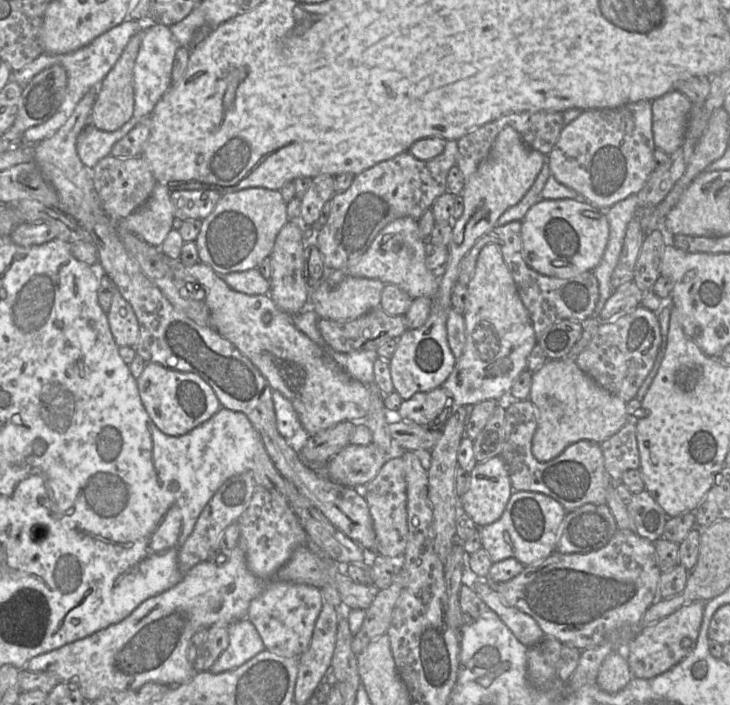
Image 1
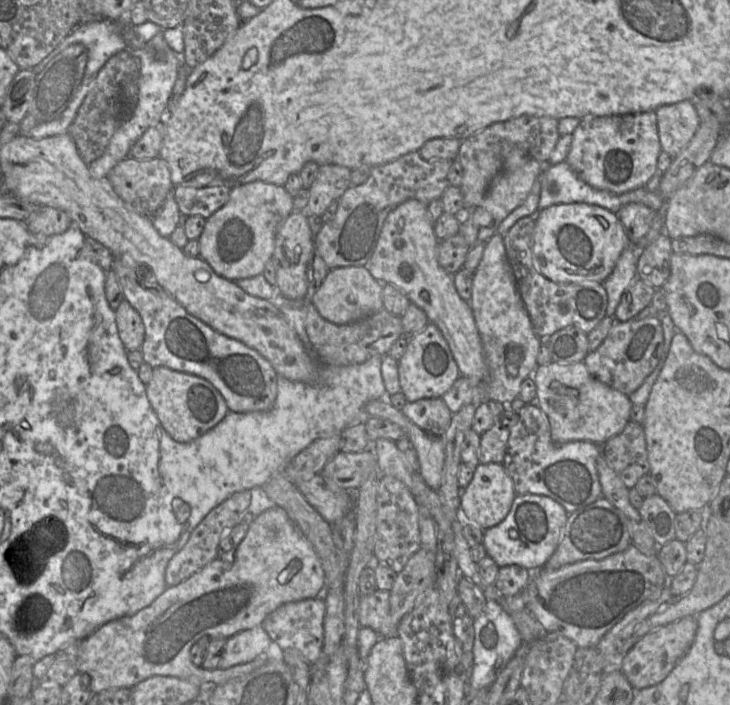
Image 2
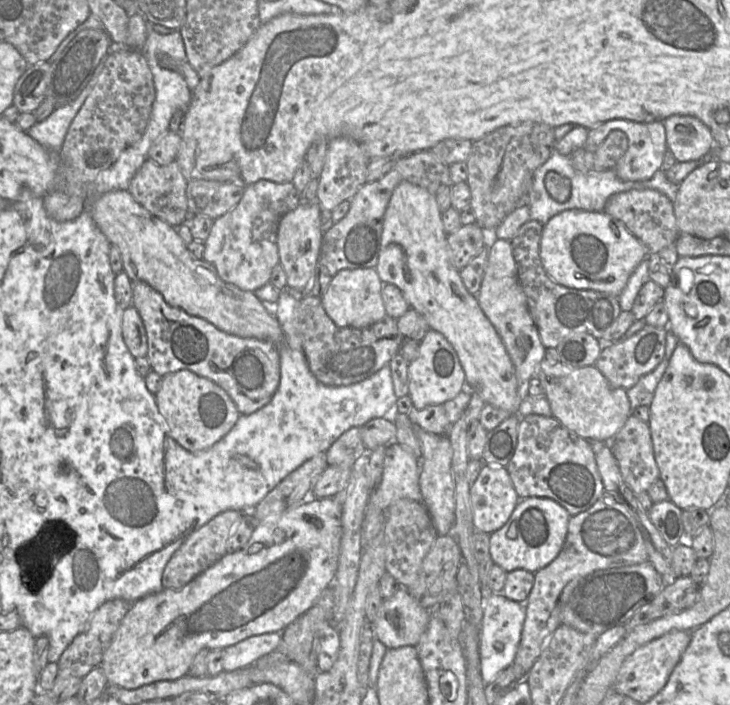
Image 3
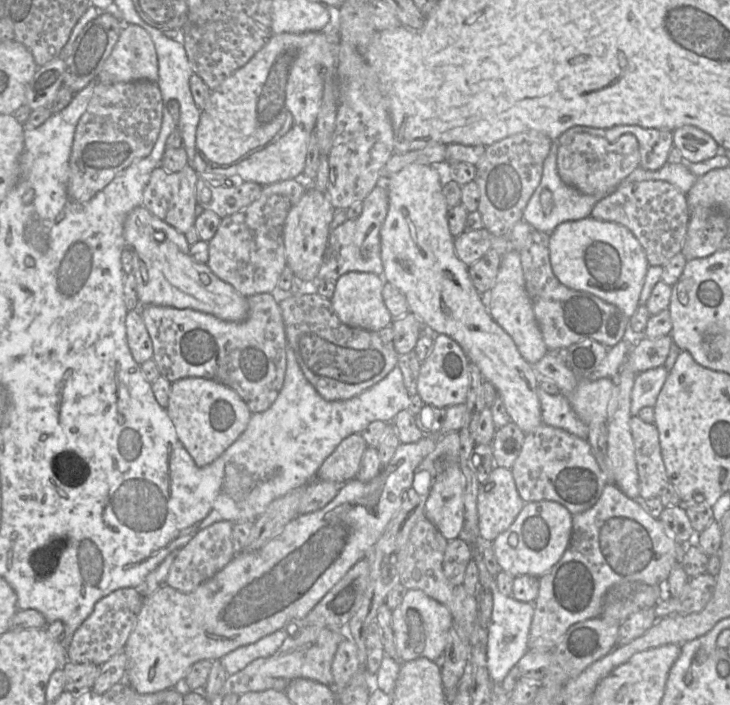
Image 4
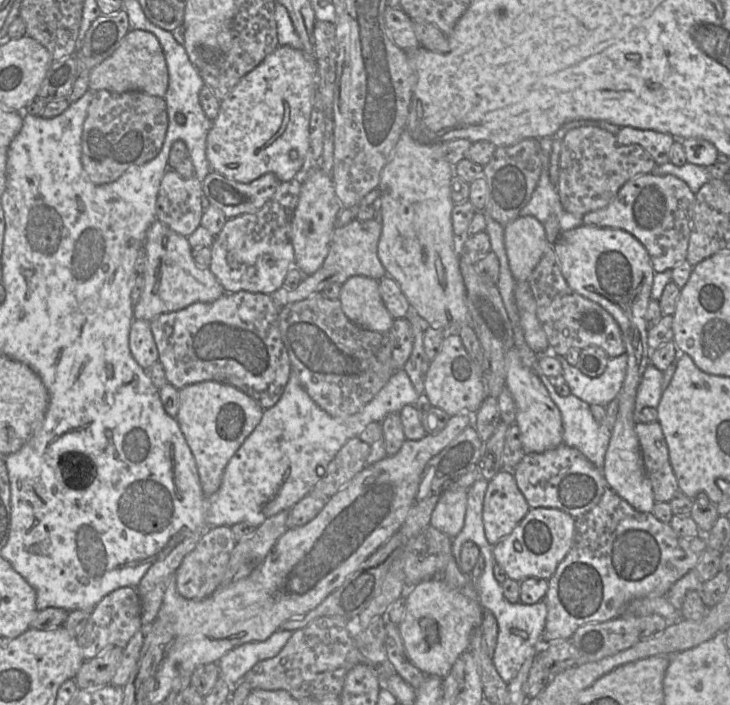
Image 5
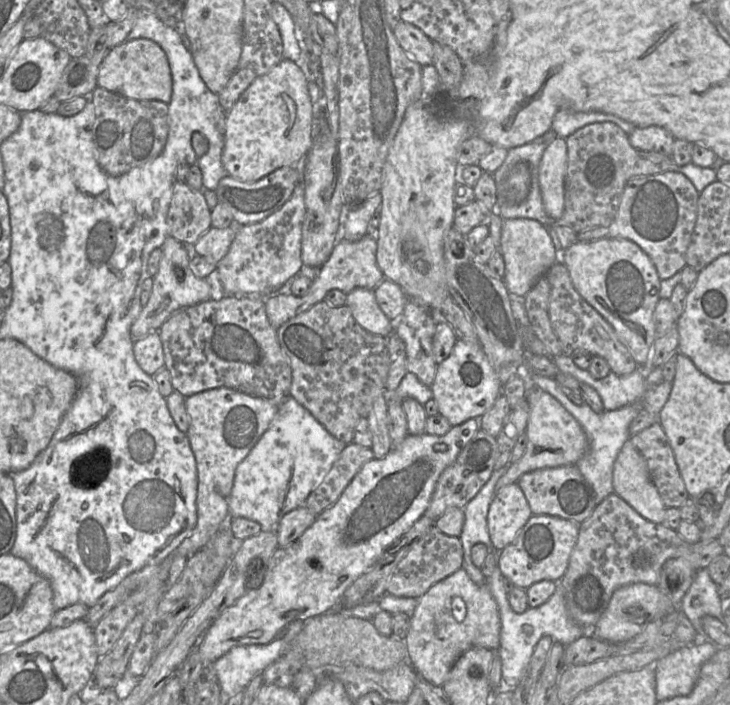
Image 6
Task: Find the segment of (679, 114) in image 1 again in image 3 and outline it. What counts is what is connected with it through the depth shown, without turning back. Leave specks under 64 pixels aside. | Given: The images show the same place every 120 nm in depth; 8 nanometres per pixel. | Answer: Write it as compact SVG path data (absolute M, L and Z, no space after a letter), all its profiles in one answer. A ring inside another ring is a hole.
M672 115L663 121L668 150L678 162L697 161L713 152L714 138L698 118Z

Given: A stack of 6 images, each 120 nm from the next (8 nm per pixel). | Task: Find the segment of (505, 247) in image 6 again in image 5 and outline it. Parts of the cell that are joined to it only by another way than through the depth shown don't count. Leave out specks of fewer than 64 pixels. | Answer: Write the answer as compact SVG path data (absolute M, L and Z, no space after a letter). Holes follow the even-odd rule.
M533 216L518 217L504 227L504 245L515 282L527 281L548 246L545 229Z

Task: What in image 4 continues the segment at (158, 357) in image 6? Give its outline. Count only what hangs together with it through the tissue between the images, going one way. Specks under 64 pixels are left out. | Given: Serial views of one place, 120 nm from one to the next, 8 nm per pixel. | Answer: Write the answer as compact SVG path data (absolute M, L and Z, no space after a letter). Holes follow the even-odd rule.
M132 309L127 312L126 337L133 359L139 364L153 359L153 345L145 326L140 309Z

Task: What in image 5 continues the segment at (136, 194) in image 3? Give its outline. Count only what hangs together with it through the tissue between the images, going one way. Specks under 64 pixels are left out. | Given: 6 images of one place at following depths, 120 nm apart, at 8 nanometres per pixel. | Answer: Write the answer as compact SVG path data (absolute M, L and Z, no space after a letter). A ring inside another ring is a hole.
M168 169L161 180L157 200L157 220L188 238L201 224L202 184L196 176L182 178Z

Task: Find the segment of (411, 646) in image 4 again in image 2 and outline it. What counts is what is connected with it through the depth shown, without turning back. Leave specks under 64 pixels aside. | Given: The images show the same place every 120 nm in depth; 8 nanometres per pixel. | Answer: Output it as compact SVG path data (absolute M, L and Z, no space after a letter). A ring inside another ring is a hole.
M376 589L359 600L359 624L373 629L379 637L397 636L398 623L390 615L389 591Z

